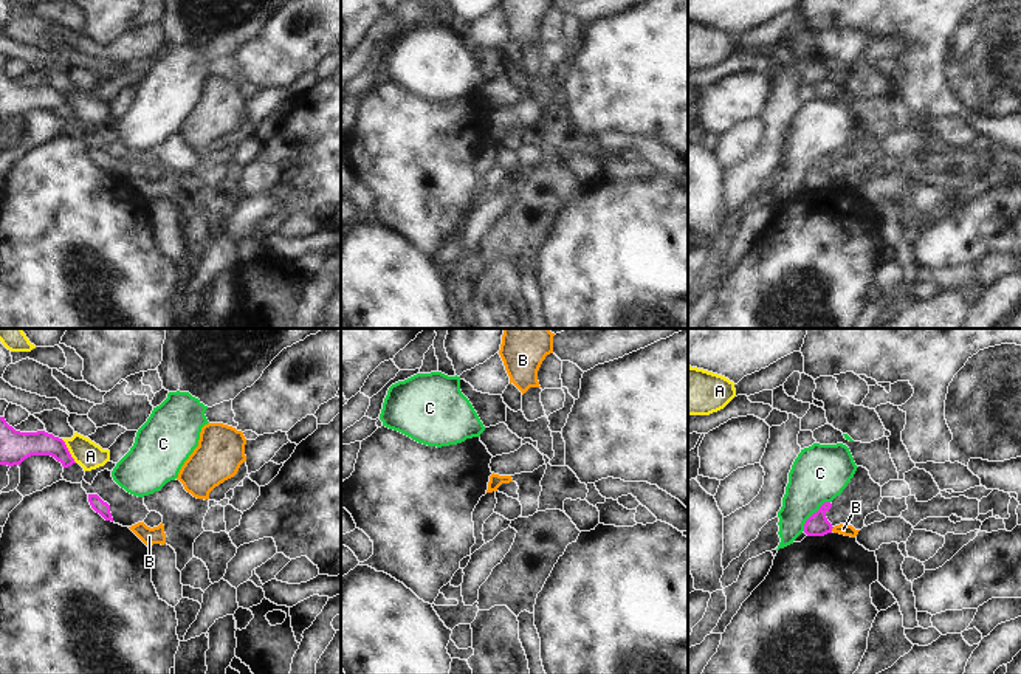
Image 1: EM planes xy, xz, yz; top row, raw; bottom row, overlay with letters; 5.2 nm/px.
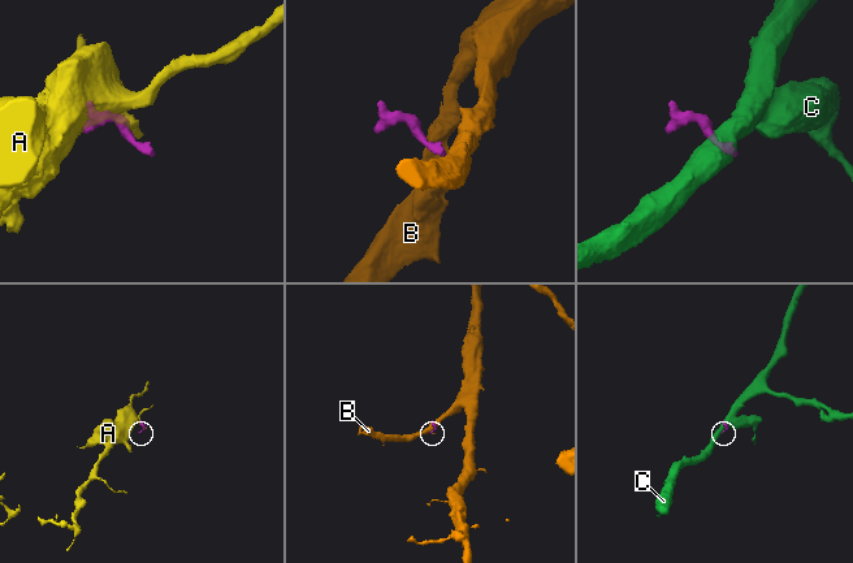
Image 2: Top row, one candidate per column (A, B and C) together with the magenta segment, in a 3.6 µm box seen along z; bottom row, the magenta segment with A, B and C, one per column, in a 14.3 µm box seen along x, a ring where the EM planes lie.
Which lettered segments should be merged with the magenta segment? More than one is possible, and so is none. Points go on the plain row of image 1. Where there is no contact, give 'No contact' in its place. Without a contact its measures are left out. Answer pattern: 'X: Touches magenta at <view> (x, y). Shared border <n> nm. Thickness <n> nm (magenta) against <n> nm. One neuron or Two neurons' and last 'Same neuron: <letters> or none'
A: Touches magenta at xy (68, 104). Shared border 150 nm. Thickness 140 nm (magenta) against 140 nm. Two neurons
B: Touches magenta at yz (832, 180). Shared border 30 nm. Thickness 110 nm (magenta) against 60 nm. Two neurons
C: Touches magenta at yz (812, 168). Shared border 220 nm. Thickness 110 nm (magenta) against 300 nm. Two neurons
Same neuron: none

